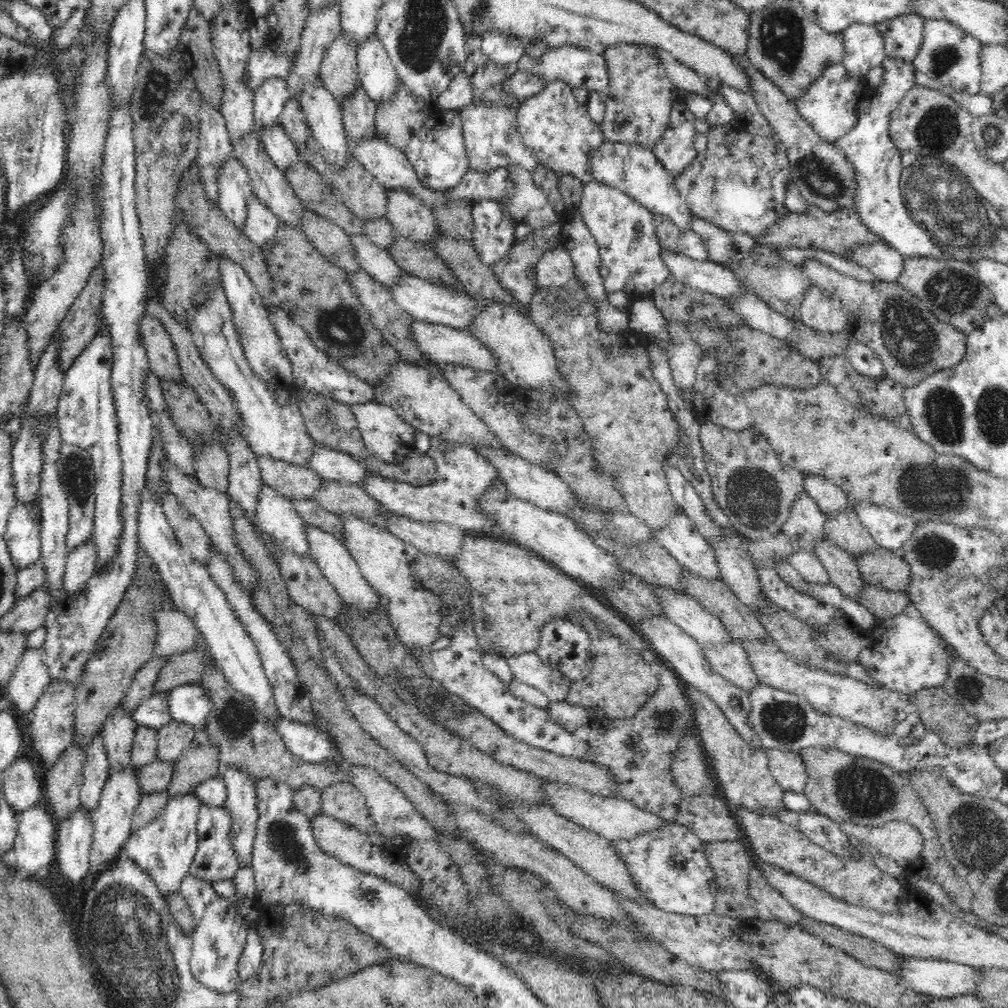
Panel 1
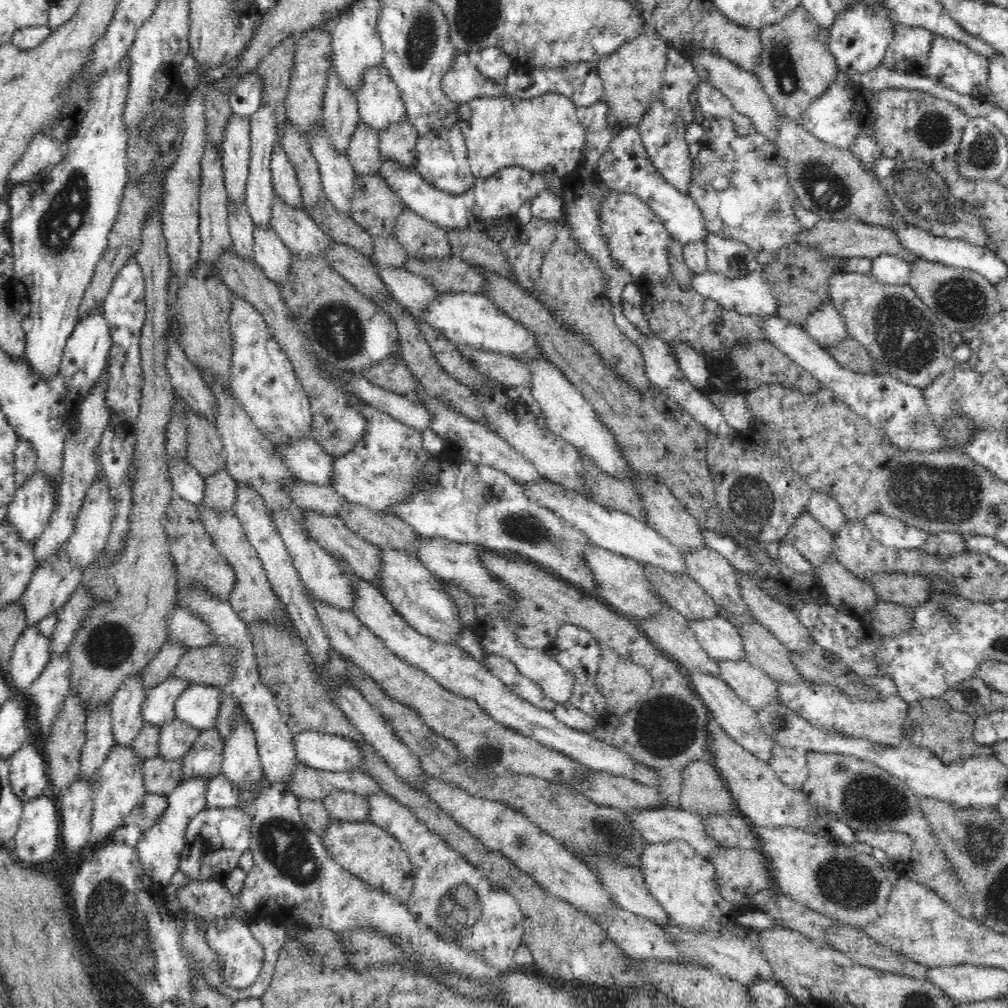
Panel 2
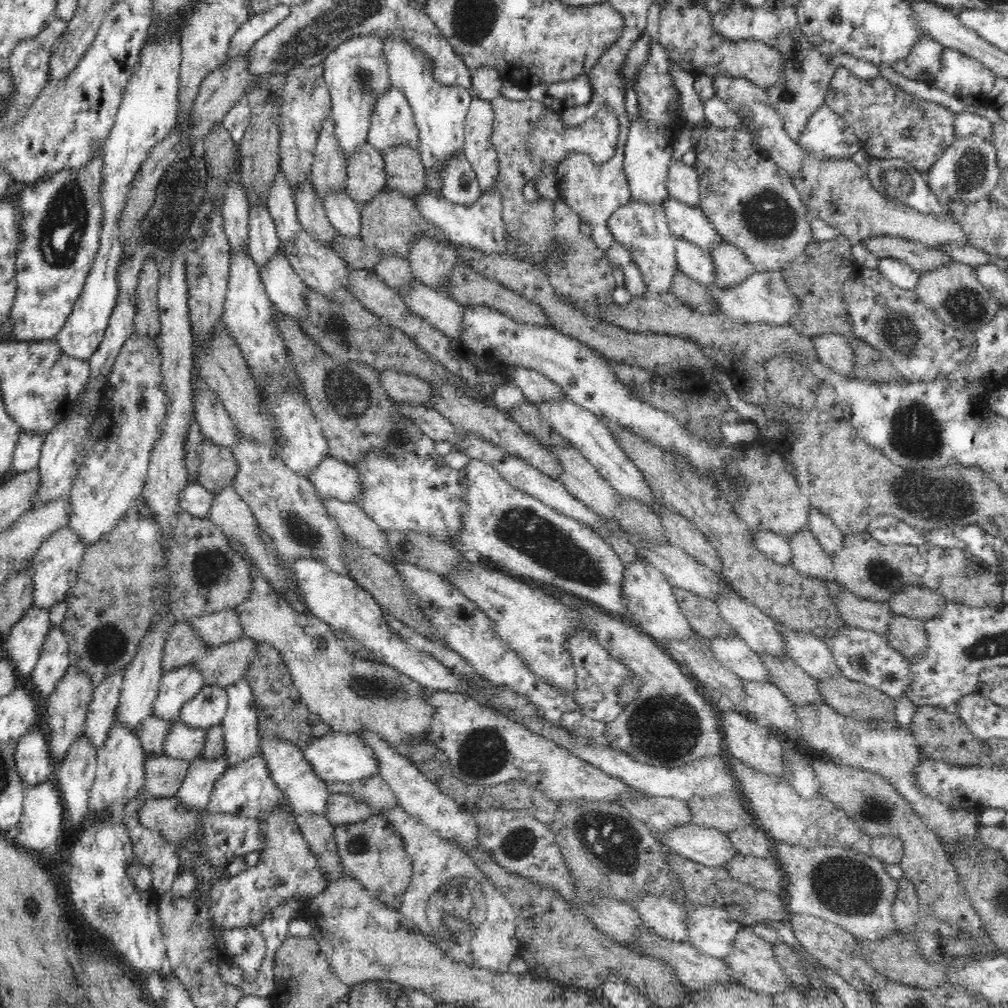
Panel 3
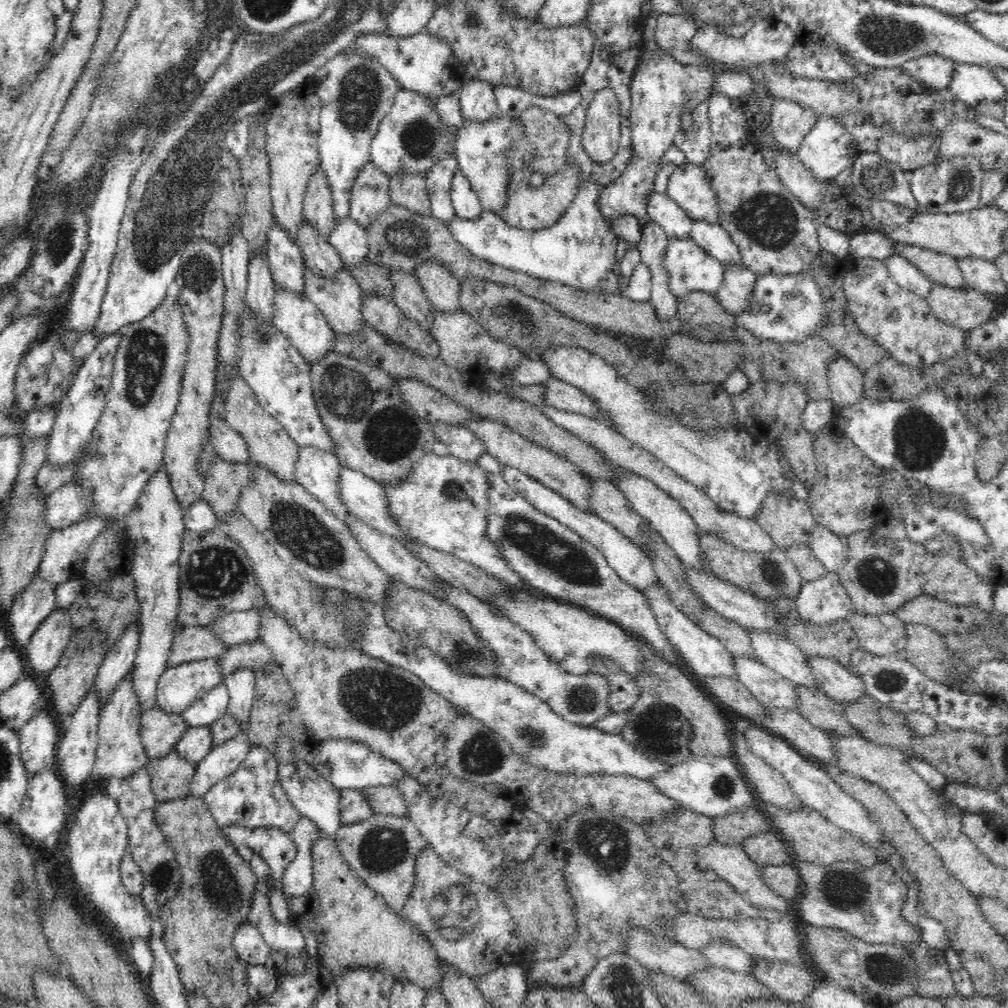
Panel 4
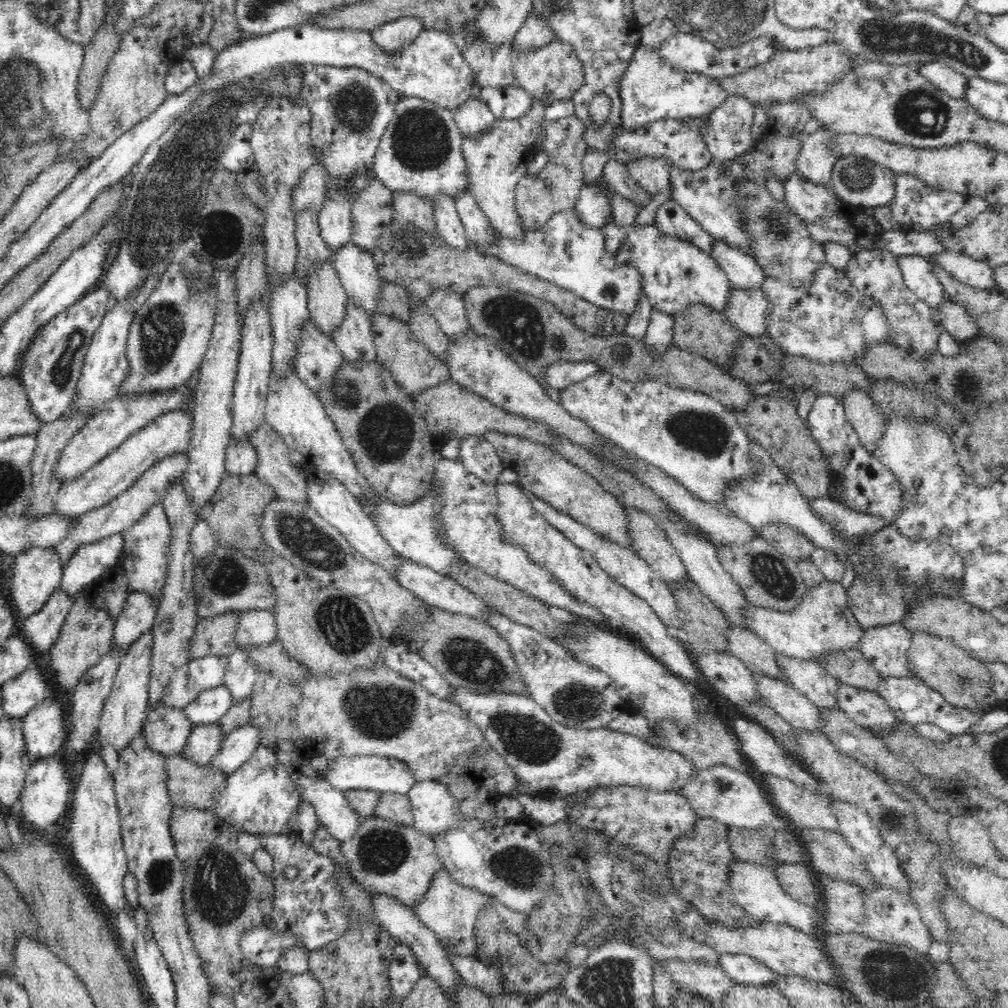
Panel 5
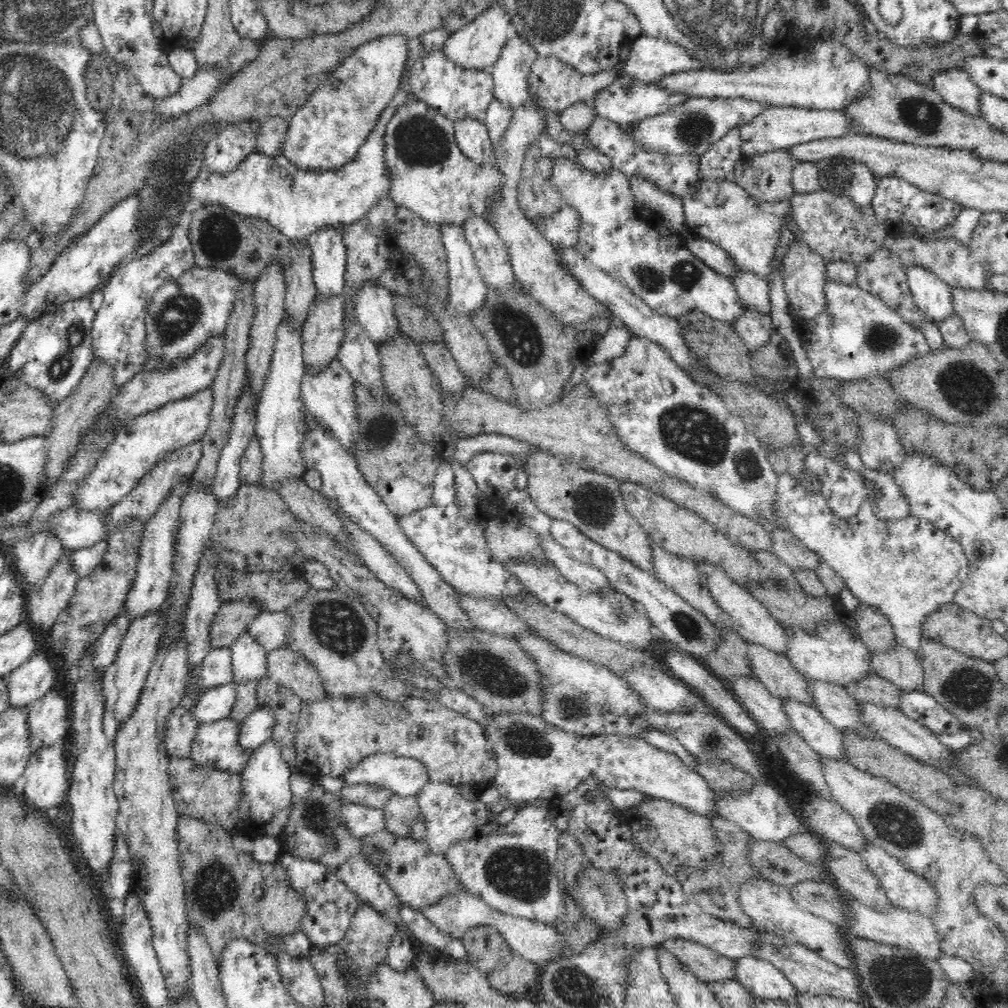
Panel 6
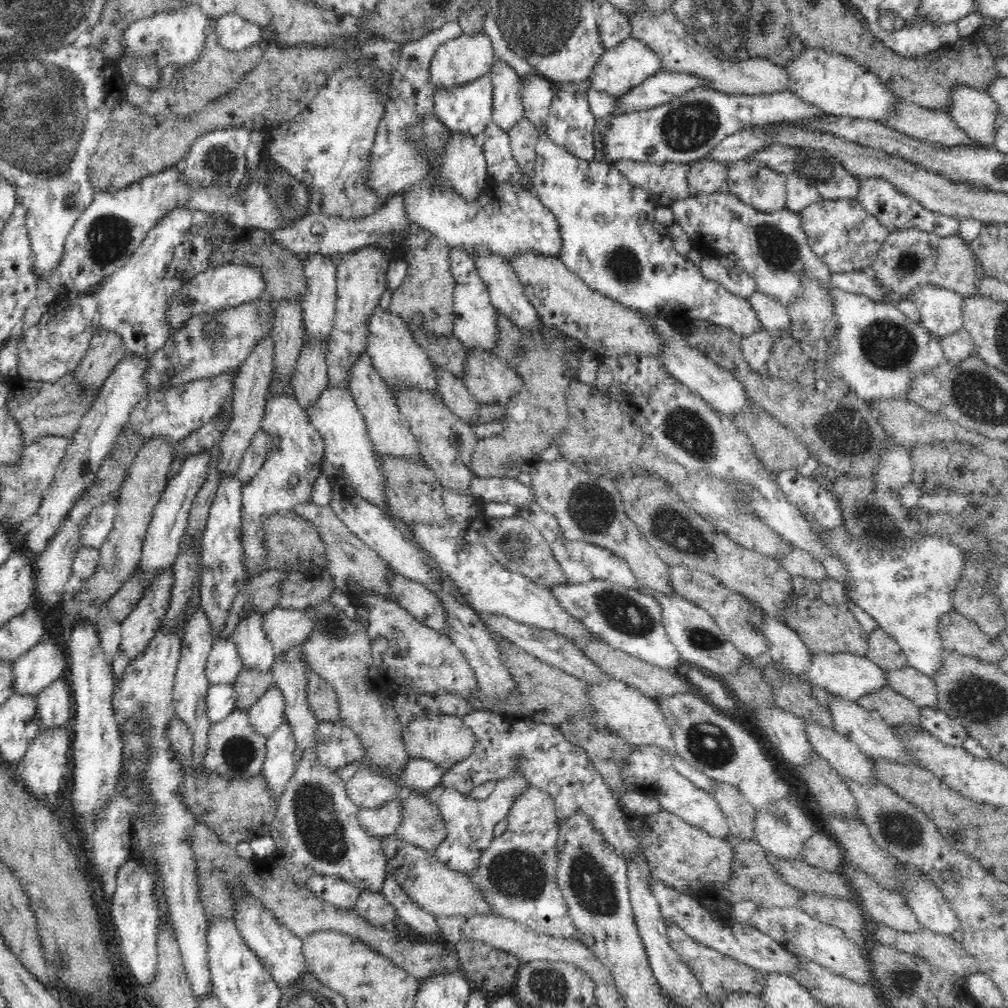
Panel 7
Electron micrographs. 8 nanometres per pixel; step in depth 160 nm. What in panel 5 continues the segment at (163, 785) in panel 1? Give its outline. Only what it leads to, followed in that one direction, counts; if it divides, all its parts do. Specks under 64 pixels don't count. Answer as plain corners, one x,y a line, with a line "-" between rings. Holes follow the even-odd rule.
182,755
165,757
166,786
172,804
214,811
216,794
224,788
228,775
213,768
190,762

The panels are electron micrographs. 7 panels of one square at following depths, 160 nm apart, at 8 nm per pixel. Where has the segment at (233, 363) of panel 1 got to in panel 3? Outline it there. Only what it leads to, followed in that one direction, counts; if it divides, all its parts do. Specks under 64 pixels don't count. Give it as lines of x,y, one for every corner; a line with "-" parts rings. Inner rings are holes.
328,456
324,458
308,479
324,498
335,498
348,504
357,504
362,494
362,481
353,465

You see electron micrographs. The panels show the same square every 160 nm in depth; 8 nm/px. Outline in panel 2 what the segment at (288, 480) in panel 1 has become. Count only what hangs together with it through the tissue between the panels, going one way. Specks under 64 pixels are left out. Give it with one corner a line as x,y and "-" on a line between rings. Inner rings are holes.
300,480
290,488
290,498
303,509
316,510
326,516
338,516
346,501
332,485
316,486

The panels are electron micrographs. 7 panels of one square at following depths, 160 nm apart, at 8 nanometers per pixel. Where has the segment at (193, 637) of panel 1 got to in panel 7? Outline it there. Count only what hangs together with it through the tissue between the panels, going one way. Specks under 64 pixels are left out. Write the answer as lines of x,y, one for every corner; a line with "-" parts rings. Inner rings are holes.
274,608
264,614
264,631
274,646
275,655
288,648
303,646
314,629
308,609

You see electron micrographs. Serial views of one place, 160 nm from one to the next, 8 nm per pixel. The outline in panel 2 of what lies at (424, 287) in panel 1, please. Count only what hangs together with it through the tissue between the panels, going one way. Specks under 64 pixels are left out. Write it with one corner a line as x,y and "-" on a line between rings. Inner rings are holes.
464,292
438,293
437,300
428,305
428,308
424,308
424,312
419,316
428,325
441,330
456,346
463,344
476,350
487,350
517,359
520,356
536,358
538,354
543,354
540,345
536,343
536,337
532,336
532,331
508,317
498,305
484,295

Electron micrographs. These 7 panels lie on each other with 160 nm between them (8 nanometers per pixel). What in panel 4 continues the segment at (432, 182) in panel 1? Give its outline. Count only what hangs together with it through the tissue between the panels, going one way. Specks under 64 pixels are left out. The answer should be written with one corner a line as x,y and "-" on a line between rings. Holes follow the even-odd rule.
461,169
452,180
451,202
455,209
455,216
460,219
476,221
483,214
480,200

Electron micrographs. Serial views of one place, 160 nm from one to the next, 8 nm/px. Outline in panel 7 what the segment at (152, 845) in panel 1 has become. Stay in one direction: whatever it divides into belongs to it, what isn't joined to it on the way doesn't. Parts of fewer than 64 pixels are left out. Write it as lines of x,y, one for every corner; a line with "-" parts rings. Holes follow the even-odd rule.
276,684
269,686
264,696
249,710
250,724
268,738
285,720
285,699

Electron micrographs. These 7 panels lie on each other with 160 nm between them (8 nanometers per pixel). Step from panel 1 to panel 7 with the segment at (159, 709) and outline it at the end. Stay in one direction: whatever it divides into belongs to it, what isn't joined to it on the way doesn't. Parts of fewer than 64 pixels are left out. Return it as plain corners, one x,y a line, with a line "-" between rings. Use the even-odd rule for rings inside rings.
219,639
207,658
205,671
212,685
232,685
245,669
235,643
231,639

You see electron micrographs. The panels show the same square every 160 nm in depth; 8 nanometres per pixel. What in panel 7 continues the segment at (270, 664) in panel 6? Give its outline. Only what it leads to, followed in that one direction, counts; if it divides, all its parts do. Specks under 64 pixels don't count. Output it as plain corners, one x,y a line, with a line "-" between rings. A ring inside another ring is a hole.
312,667
308,668
307,700
312,713
319,722
338,722
341,717
336,692
324,678
312,671

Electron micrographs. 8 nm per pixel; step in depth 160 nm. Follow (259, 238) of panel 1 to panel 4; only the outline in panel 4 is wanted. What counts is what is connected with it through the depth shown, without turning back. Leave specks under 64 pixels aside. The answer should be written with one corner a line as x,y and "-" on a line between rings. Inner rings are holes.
276,289
274,298
273,325
291,342
294,348
298,349
302,358
310,365
320,362
328,352
332,352
334,331
330,328
327,318
318,310
305,293
294,295
288,289

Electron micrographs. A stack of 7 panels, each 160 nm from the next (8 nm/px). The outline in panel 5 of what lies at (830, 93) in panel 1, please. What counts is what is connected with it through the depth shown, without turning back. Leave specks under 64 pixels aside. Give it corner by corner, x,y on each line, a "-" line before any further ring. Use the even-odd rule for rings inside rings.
830,129
808,134
802,141
801,151
796,162
800,177
816,185
828,185
832,180
832,169
844,156
832,151
829,140
838,132

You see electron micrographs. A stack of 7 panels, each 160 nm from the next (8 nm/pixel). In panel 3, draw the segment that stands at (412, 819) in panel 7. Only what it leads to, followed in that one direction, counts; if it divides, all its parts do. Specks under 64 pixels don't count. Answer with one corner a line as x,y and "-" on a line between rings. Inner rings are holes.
380,775
352,783
326,783
326,789
330,791
330,794
344,793
364,801
376,814
380,813
381,809
399,806
398,799
390,785

